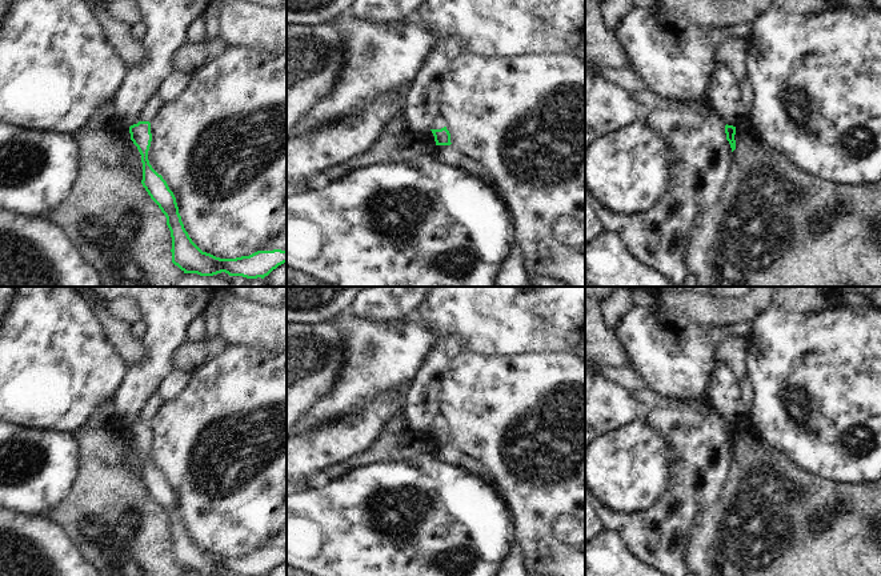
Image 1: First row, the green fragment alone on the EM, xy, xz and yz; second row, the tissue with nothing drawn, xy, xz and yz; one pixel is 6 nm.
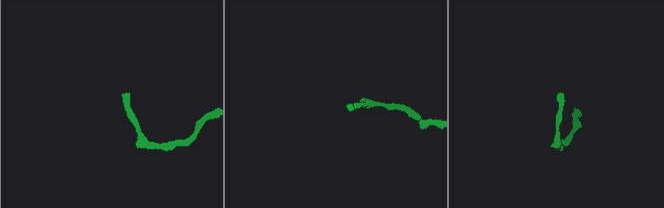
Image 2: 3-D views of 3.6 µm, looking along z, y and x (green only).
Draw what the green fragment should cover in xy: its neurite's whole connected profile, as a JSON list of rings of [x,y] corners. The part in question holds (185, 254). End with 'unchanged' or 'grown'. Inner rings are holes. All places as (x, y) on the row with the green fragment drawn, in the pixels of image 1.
[[[139,121],[129,127],[131,140],[137,147],[143,163],[141,184],[167,217],[167,225],[172,237],[172,263],[184,273],[213,276],[221,272],[229,276],[247,279],[264,279],[279,265],[287,263],[287,251],[257,251],[249,256],[236,259],[220,259],[203,252],[189,237],[184,228],[173,192],[148,160],[152,141],[151,123]]] | unchanged

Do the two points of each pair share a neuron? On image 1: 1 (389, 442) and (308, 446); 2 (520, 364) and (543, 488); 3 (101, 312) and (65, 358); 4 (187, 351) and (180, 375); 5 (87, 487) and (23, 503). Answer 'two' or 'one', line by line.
1: two
2: one
3: two
4: two
5: two

